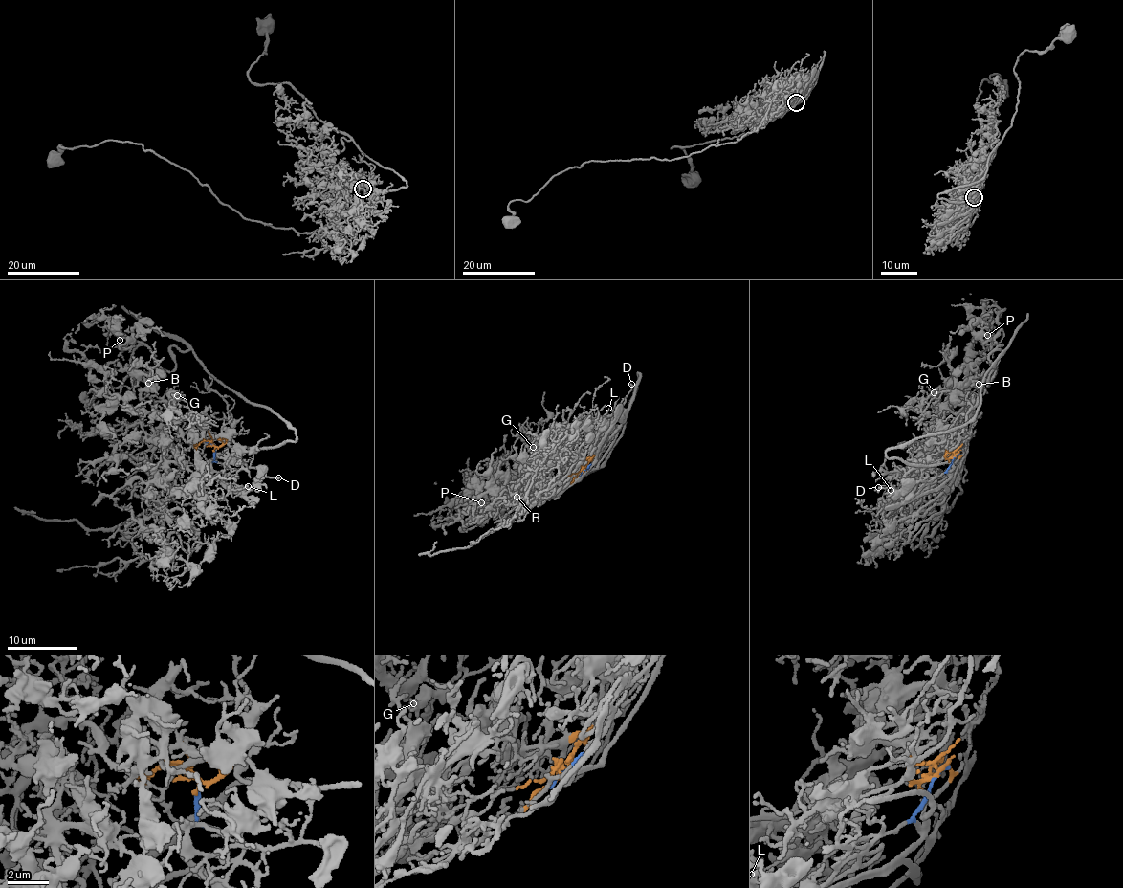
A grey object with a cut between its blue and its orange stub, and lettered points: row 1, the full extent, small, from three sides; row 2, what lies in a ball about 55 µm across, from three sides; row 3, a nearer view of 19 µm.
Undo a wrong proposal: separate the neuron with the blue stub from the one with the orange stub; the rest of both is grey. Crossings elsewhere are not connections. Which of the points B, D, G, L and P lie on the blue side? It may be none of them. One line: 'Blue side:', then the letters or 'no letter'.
Blue side: D, L

